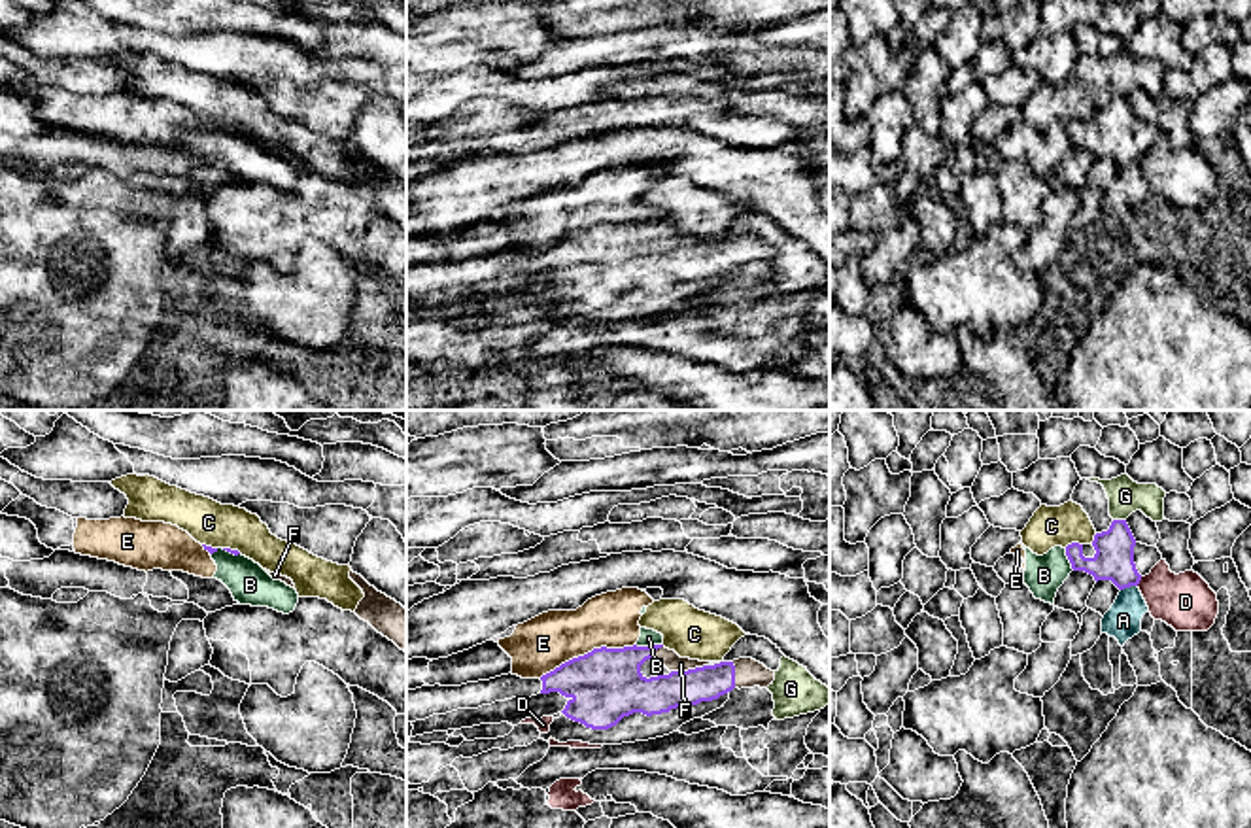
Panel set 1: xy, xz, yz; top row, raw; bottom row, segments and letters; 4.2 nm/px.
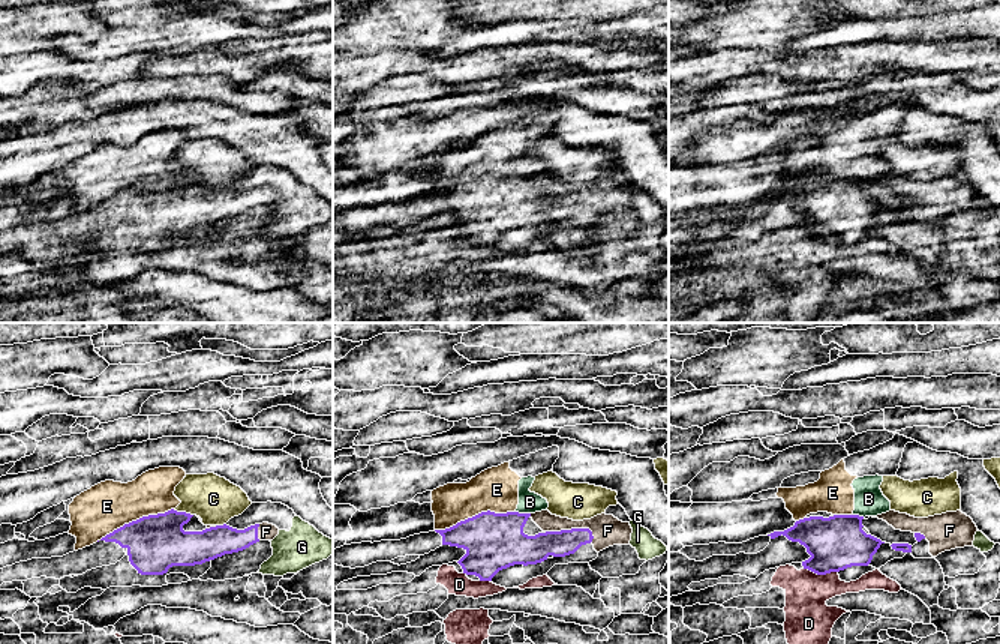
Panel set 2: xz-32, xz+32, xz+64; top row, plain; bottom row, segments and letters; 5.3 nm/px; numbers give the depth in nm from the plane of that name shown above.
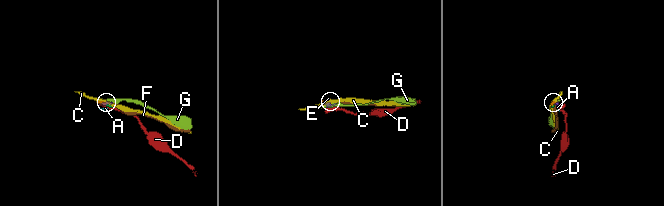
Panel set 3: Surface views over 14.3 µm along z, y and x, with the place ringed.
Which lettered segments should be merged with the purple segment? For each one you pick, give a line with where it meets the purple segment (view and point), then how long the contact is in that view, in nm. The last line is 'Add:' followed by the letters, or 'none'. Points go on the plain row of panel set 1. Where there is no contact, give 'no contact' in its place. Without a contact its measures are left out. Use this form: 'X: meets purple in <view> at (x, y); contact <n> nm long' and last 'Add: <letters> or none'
F: meets purple in xz at (692, 246); contact 190 nm long
Add: F

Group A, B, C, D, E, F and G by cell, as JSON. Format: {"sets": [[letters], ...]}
{"sets": [["A"], ["B", "E"], ["C"], ["D"], ["F"], ["G"]]}

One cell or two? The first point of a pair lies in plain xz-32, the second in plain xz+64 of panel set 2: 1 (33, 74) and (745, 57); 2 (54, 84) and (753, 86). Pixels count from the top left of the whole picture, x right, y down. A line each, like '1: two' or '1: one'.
1: one
2: one

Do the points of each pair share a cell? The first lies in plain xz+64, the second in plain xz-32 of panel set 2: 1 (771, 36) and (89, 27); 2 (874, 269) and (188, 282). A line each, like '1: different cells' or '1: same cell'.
1: same cell
2: different cells

